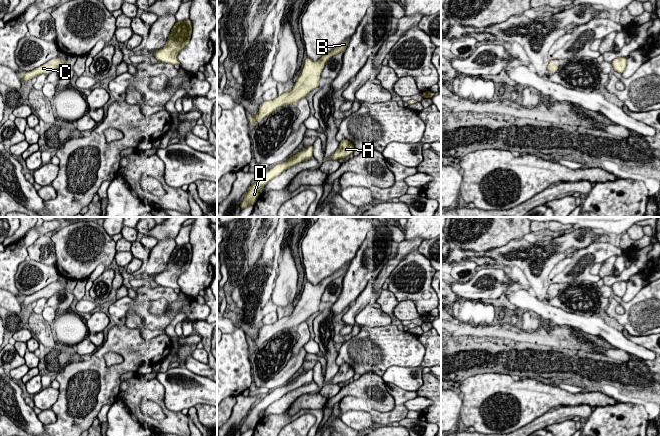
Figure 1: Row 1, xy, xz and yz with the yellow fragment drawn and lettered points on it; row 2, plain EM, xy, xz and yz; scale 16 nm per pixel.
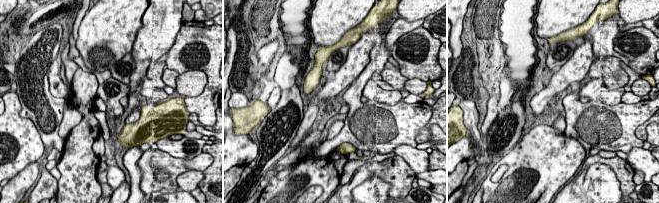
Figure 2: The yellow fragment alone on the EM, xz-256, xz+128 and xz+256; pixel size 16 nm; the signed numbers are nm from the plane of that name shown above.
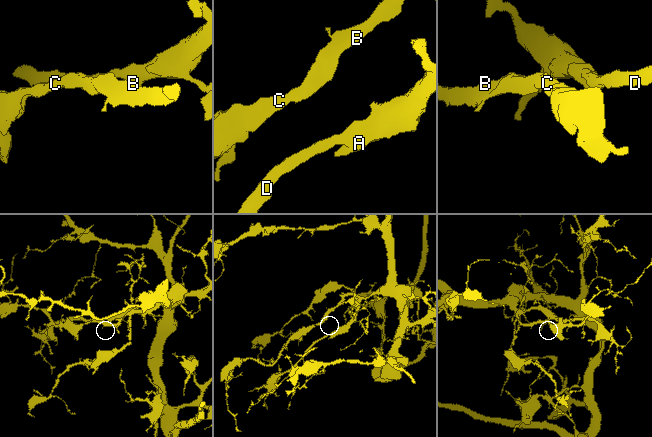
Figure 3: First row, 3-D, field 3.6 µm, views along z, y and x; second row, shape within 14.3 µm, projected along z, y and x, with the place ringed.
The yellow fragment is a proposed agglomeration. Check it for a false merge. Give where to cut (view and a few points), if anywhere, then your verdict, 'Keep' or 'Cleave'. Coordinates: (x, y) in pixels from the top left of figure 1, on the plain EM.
No split. Keep

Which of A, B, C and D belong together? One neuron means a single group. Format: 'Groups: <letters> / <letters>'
Groups: A B C D

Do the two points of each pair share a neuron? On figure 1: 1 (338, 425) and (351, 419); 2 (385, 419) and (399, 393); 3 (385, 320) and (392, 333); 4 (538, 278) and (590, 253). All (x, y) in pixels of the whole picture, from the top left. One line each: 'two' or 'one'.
1: two
2: one
3: two
4: two

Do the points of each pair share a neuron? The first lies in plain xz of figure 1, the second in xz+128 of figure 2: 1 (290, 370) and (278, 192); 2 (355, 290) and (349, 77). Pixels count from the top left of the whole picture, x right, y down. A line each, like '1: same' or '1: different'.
1: different
2: same

